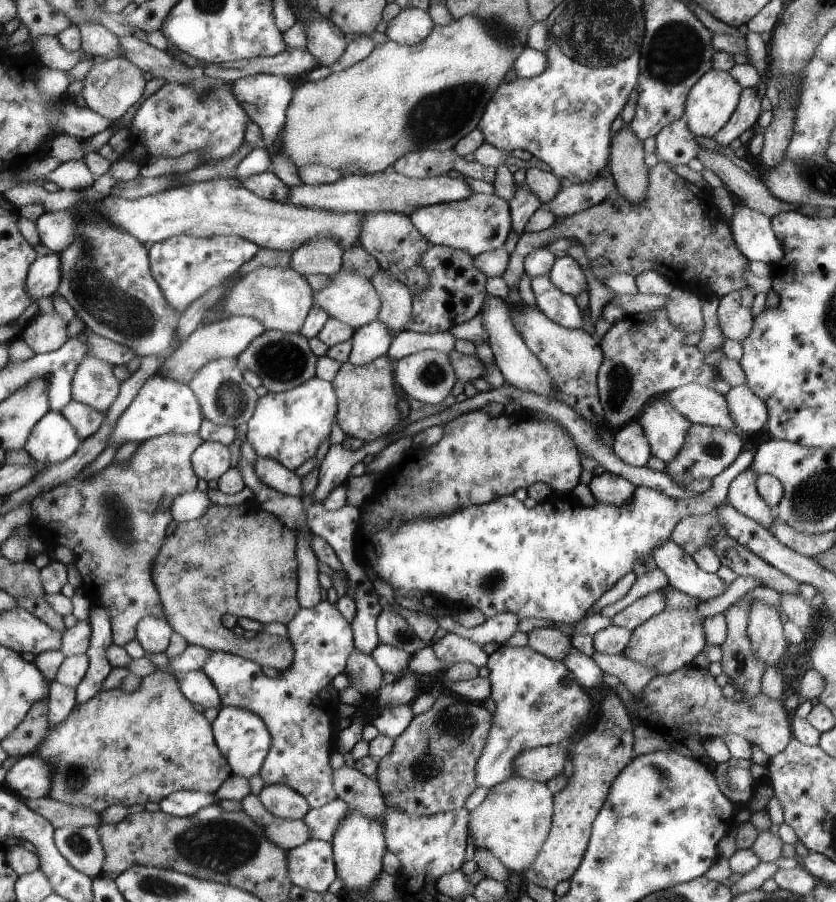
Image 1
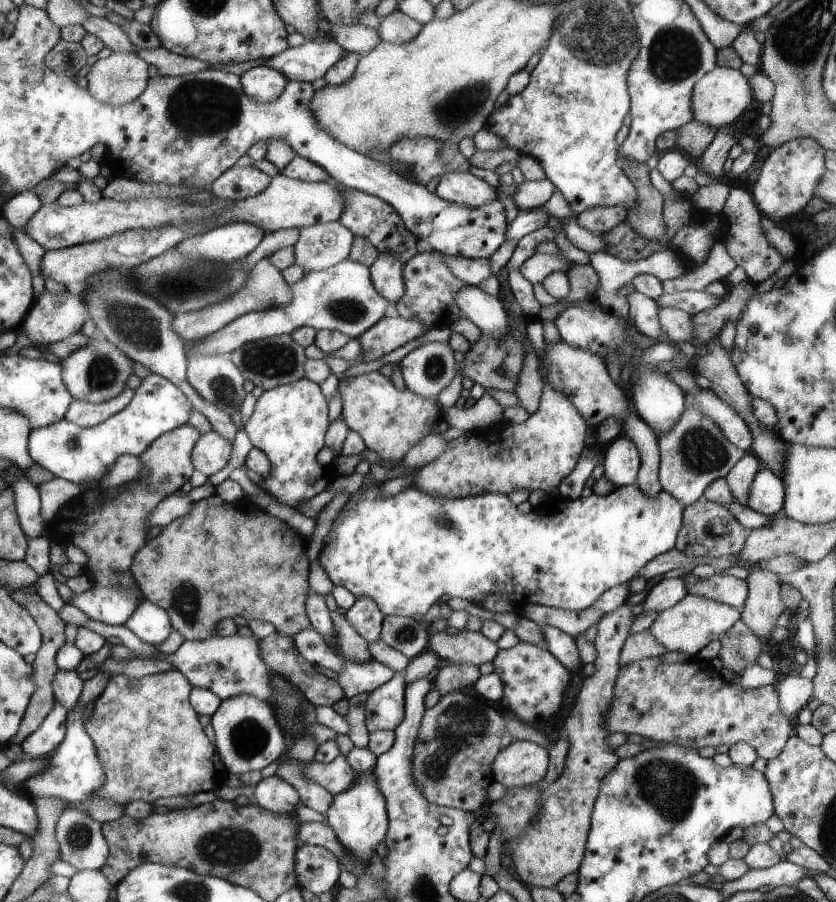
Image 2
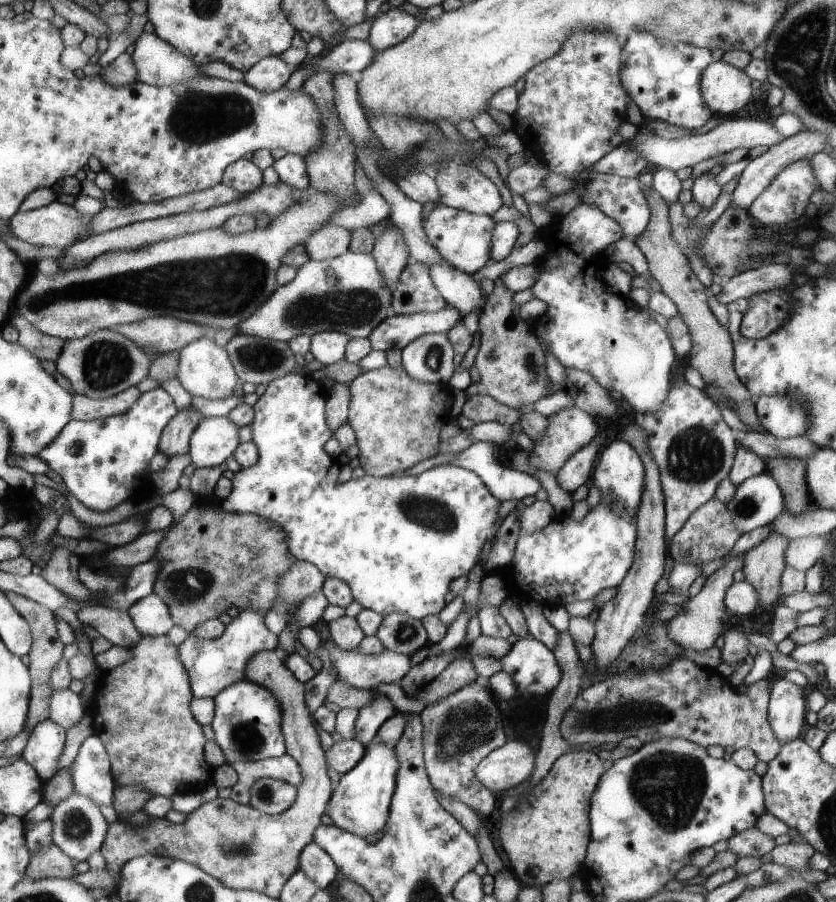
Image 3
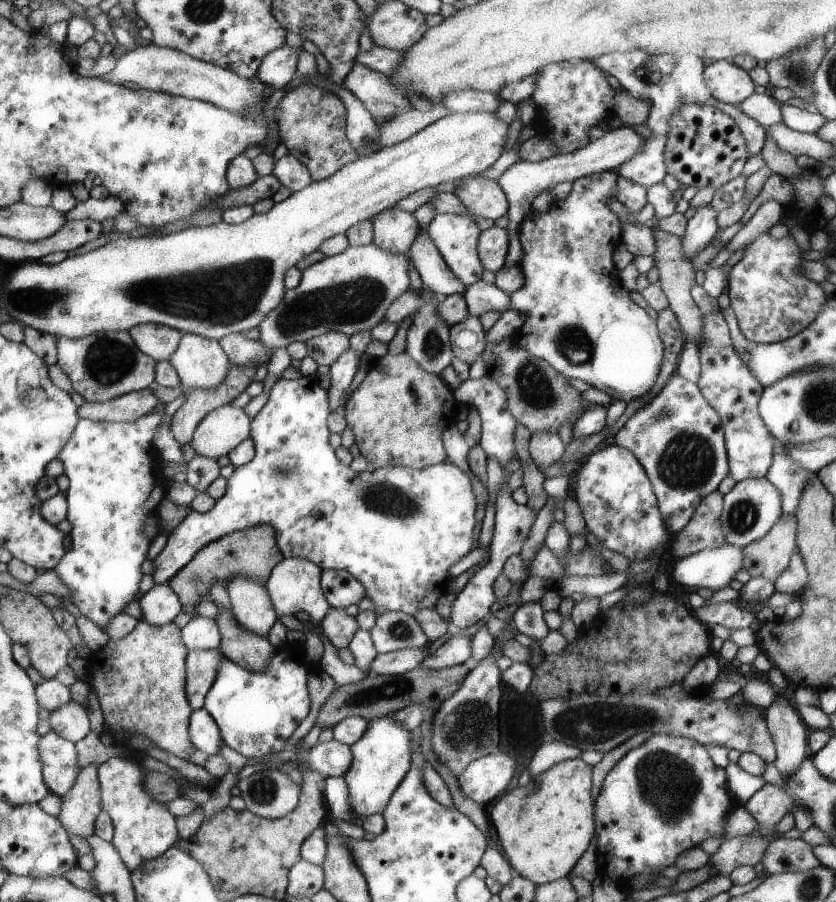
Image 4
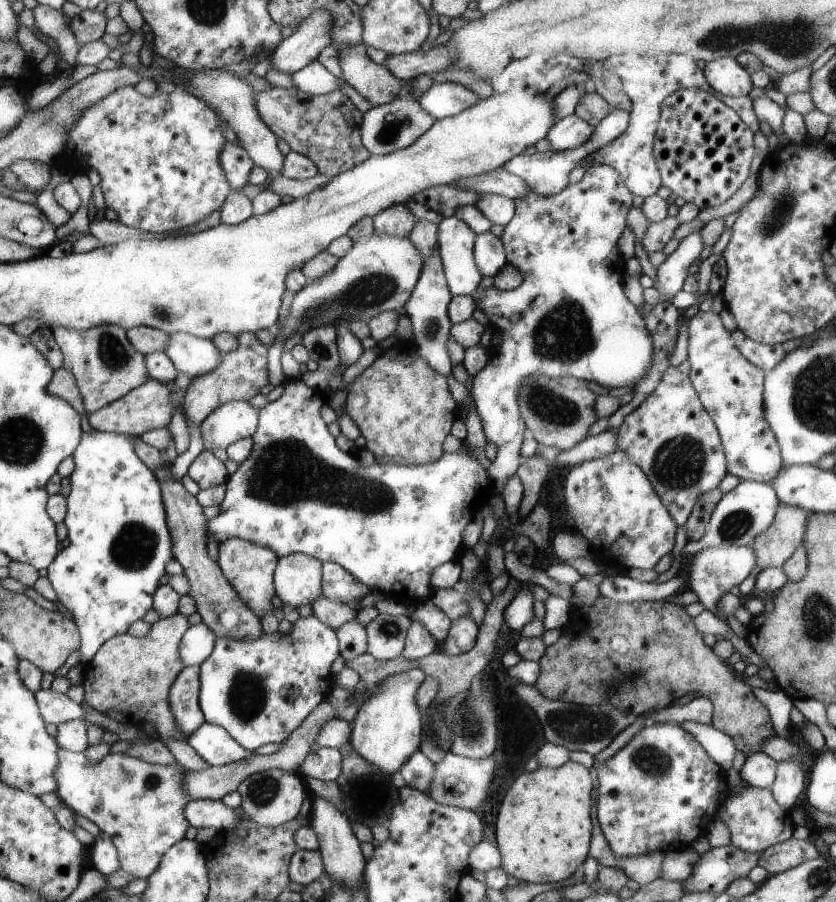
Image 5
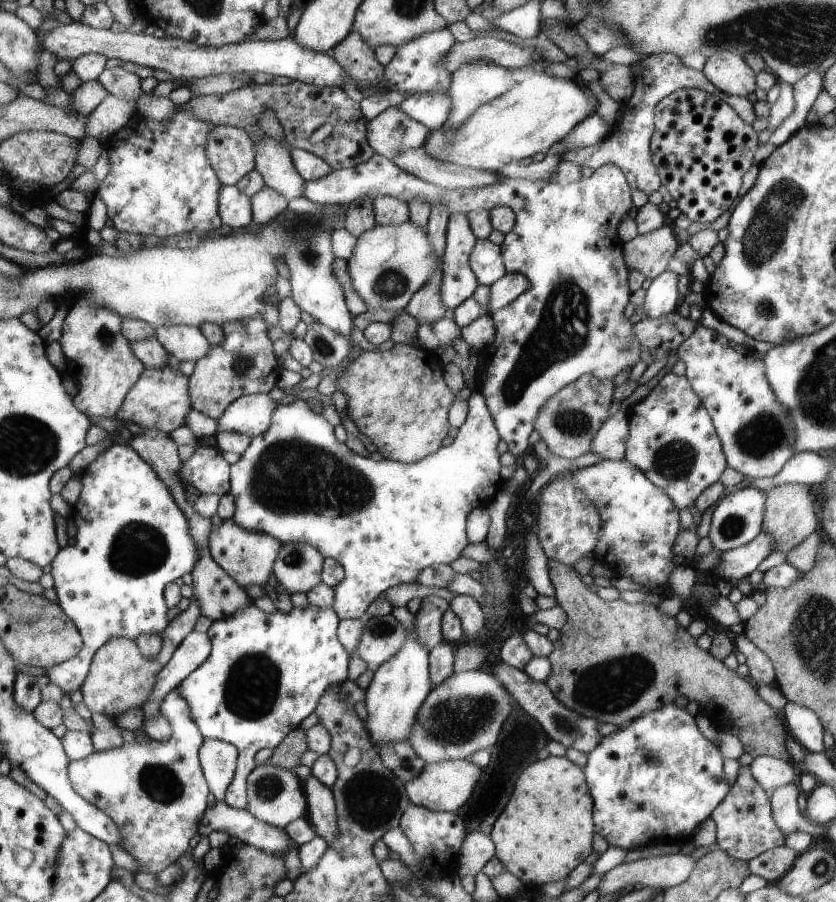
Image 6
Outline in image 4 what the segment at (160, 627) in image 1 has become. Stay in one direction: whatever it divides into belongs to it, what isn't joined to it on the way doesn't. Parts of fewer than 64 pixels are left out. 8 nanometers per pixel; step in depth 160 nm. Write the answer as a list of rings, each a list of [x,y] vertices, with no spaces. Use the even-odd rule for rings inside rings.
[[[168,583],[157,584],[143,595],[140,600],[142,621],[154,626],[166,626],[183,611],[181,598],[173,592]]]

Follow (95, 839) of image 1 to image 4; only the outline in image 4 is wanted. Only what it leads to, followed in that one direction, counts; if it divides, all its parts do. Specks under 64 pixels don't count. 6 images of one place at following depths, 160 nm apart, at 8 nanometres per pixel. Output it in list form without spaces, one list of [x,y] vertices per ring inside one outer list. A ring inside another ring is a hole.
[[[91,764],[82,769],[71,794],[63,797],[63,810],[57,815],[68,832],[85,839],[96,835],[96,823],[103,813],[99,767]]]

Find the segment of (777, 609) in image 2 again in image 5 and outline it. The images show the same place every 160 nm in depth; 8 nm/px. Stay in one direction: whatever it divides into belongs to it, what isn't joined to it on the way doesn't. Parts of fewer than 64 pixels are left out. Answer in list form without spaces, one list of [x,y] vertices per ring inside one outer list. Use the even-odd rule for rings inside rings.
[[[778,503],[771,524],[749,544],[756,554],[756,565],[762,571],[779,567],[801,546],[809,512]]]

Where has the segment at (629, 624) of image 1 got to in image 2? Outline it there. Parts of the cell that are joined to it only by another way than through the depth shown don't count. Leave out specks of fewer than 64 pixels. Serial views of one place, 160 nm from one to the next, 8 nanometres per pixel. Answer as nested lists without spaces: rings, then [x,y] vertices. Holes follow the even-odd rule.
[[[681,577],[661,579],[647,589],[647,594],[636,609],[658,613],[671,608],[685,594],[687,594],[687,589]]]

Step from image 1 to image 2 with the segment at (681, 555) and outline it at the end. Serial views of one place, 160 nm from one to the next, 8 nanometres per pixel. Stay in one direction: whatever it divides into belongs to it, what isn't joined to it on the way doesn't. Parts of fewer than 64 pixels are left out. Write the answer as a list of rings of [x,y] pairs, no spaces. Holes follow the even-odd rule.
[[[691,571],[682,574],[687,594],[697,595],[718,603],[741,607],[748,588],[745,580],[715,572],[708,579],[696,579]]]

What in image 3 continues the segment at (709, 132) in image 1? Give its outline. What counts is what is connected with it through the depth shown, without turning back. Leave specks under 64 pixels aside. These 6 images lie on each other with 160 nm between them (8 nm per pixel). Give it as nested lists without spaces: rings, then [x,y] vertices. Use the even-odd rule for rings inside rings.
[[[713,61],[703,72],[700,82],[701,91],[704,94],[705,104],[709,106],[714,120],[723,116],[735,116],[752,99],[751,78],[742,69],[730,66],[728,63]]]

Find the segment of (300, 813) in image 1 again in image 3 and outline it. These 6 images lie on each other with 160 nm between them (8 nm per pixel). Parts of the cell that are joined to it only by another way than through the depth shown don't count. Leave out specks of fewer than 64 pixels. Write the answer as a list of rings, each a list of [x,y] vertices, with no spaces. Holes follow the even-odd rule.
[[[263,777],[249,789],[252,796],[250,804],[268,815],[278,815],[289,810],[297,800],[298,786],[274,779]]]

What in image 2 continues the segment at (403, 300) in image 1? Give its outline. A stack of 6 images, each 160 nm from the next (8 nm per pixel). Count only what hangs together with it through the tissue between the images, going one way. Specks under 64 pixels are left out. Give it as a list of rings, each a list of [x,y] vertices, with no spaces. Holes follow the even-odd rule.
[[[380,253],[371,266],[377,290],[395,306],[406,293],[405,265],[401,258],[393,253]]]

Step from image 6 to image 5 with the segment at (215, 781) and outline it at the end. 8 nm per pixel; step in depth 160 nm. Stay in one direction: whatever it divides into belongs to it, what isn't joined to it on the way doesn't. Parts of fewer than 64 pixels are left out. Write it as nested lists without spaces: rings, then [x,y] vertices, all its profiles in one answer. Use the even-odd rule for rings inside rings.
[[[207,720],[198,726],[187,742],[211,767],[228,765],[255,754],[240,745],[224,726]]]

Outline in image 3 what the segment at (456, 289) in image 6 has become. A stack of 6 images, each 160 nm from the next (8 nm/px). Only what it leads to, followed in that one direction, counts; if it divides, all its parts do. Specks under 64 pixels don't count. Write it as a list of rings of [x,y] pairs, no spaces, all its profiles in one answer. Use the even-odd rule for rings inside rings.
[[[443,203],[435,205],[424,220],[429,240],[445,262],[461,273],[472,275],[485,262],[491,261],[492,230],[496,222],[487,215],[478,215],[462,211]]]

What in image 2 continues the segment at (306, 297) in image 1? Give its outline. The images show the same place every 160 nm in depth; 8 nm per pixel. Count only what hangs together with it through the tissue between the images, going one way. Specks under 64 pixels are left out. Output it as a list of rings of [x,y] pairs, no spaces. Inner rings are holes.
[[[269,257],[258,262],[250,272],[251,277],[238,290],[236,295],[229,297],[226,301],[206,306],[198,311],[188,313],[177,313],[173,321],[173,328],[187,342],[189,340],[199,341],[207,335],[216,333],[236,318],[253,311],[264,311],[276,306],[289,305],[294,301],[292,284],[283,276],[283,273],[271,262]]]

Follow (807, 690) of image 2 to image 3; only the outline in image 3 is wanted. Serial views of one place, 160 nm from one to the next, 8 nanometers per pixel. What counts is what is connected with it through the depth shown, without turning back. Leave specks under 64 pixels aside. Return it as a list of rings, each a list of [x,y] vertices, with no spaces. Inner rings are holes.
[[[778,678],[770,688],[768,718],[773,734],[781,744],[799,736],[803,726],[806,708],[806,688]]]

